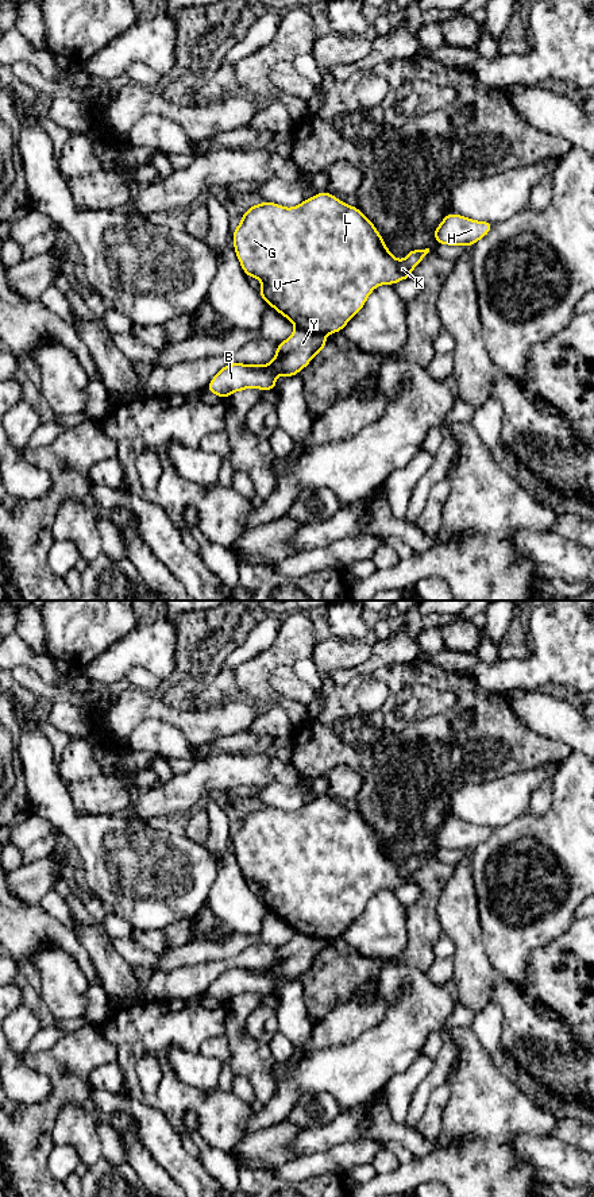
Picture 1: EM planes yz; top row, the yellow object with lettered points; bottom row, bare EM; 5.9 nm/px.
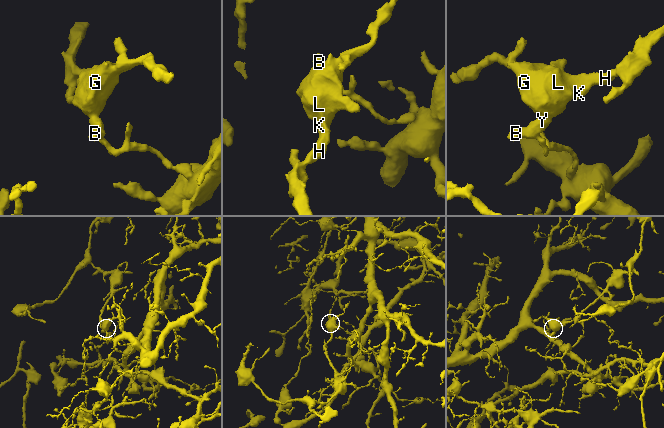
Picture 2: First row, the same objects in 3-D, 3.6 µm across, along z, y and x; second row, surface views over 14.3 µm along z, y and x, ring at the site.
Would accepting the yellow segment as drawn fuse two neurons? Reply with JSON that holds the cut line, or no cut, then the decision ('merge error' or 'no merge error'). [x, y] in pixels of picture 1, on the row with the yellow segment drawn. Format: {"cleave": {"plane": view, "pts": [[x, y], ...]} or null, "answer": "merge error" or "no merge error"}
{"cleave": {"plane": "yz", "pts": [[296, 327], [303, 327], [326, 336]]}, "answer": "merge error"}

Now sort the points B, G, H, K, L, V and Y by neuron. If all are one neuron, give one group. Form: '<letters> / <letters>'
B Y / G H K L V

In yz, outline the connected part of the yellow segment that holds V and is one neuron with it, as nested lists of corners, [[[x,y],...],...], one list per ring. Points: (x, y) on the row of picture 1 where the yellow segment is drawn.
[[[319,192],[293,208],[266,201],[252,205],[235,228],[232,243],[244,274],[261,281],[259,296],[265,302],[290,320],[296,328],[325,336],[340,332],[362,310],[375,287],[410,278],[413,269],[429,252],[429,248],[410,250],[402,260],[397,259],[358,206],[347,205],[327,192]]]

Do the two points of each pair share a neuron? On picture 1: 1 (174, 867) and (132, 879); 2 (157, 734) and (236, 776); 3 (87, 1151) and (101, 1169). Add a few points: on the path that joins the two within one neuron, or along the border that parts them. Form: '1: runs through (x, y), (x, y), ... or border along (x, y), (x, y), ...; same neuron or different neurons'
1: runs through (164, 877), (143, 879); same neuron
2: border along (200, 759), (195, 763); different neurons
3: border along (101, 1157), (89, 1167); different neurons

